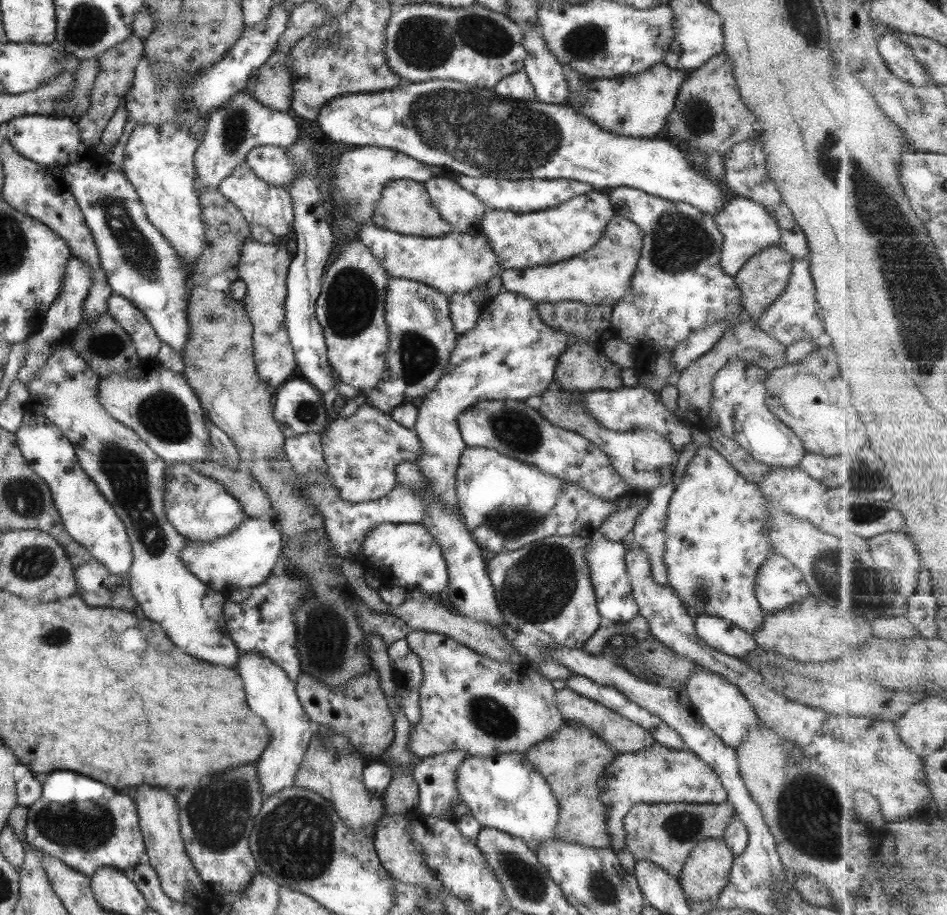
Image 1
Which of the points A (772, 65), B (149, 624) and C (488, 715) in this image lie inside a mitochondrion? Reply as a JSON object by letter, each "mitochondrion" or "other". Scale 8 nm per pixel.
{"A":"other","B":"other","C":"mitochondrion"}

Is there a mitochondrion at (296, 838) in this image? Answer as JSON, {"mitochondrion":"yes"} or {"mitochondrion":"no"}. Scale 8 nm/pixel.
{"mitochondrion":"yes"}

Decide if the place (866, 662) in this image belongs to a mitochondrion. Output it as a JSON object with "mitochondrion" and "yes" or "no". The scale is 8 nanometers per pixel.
{"mitochondrion":"no"}

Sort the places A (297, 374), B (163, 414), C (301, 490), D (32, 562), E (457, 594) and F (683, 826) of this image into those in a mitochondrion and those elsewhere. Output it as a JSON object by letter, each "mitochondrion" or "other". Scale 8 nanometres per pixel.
{"A":"other","B":"mitochondrion","C":"other","D":"mitochondrion","E":"other","F":"mitochondrion"}

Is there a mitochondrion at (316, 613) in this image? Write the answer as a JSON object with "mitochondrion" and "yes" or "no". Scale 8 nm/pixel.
{"mitochondrion":"yes"}

